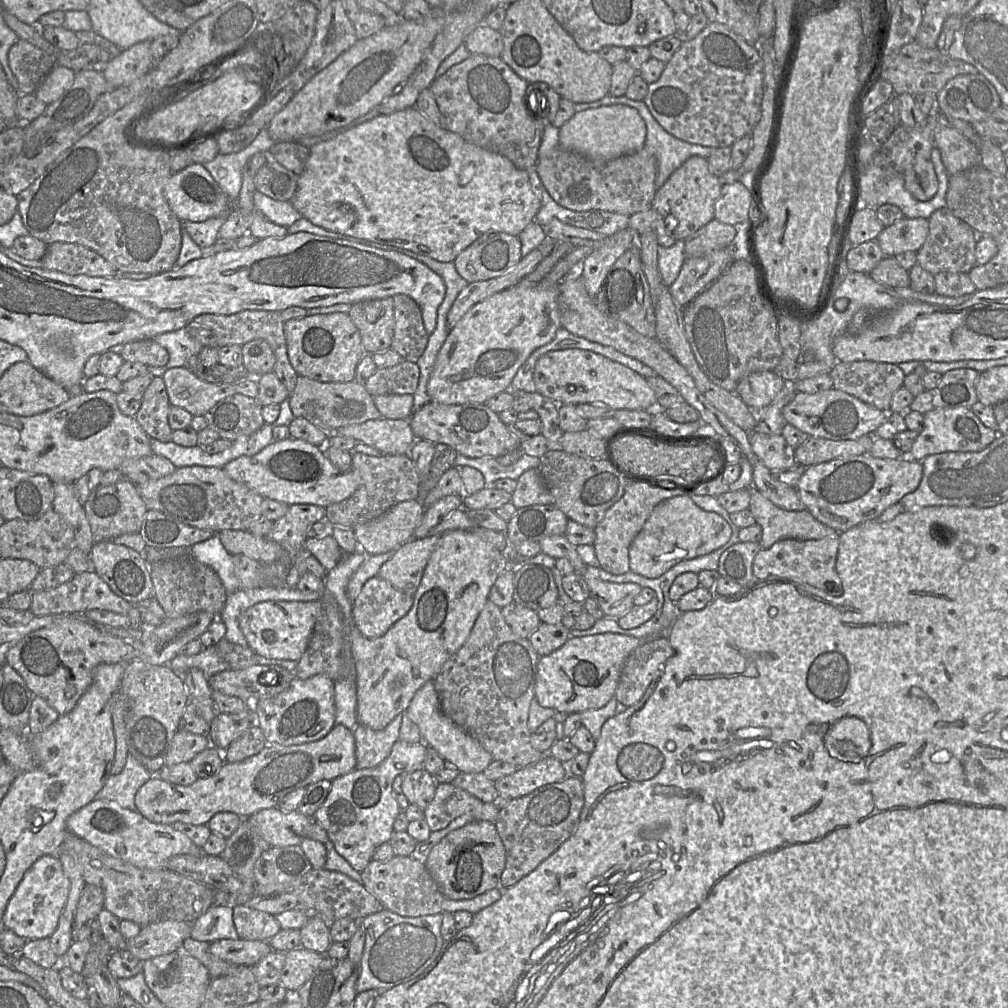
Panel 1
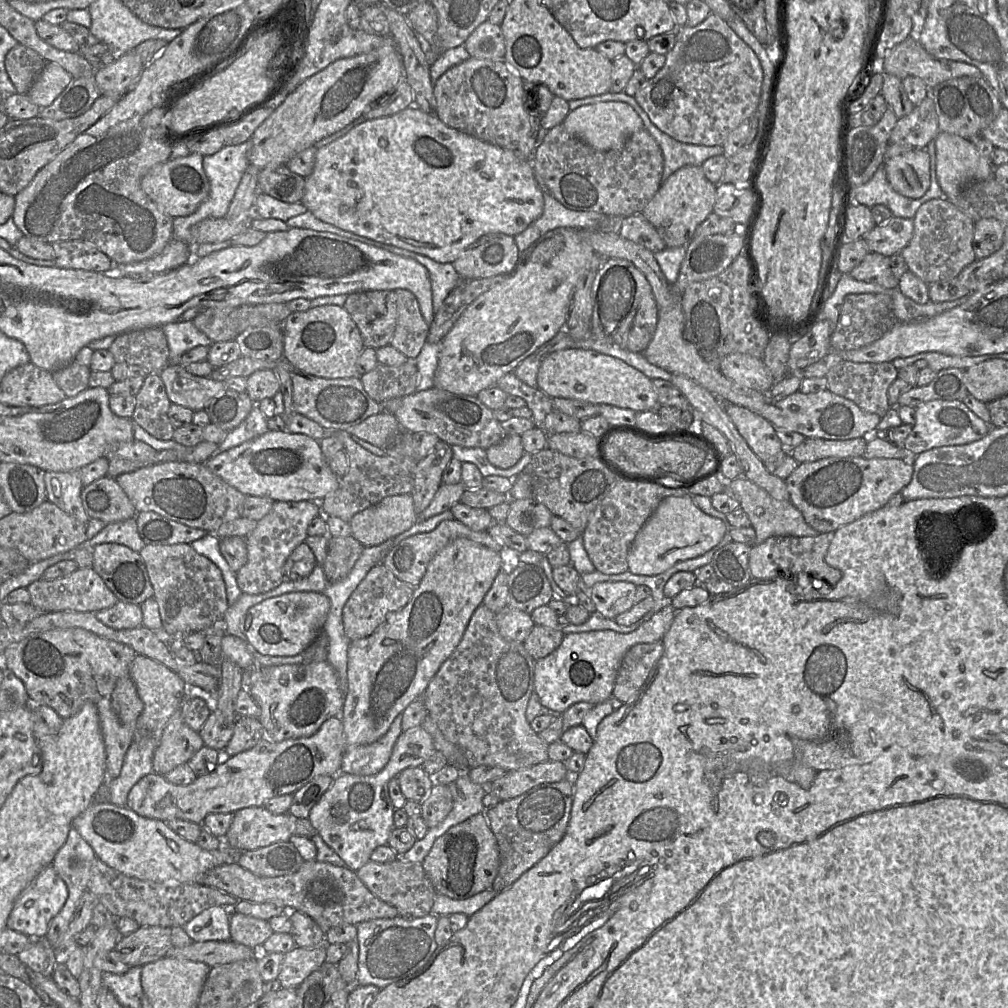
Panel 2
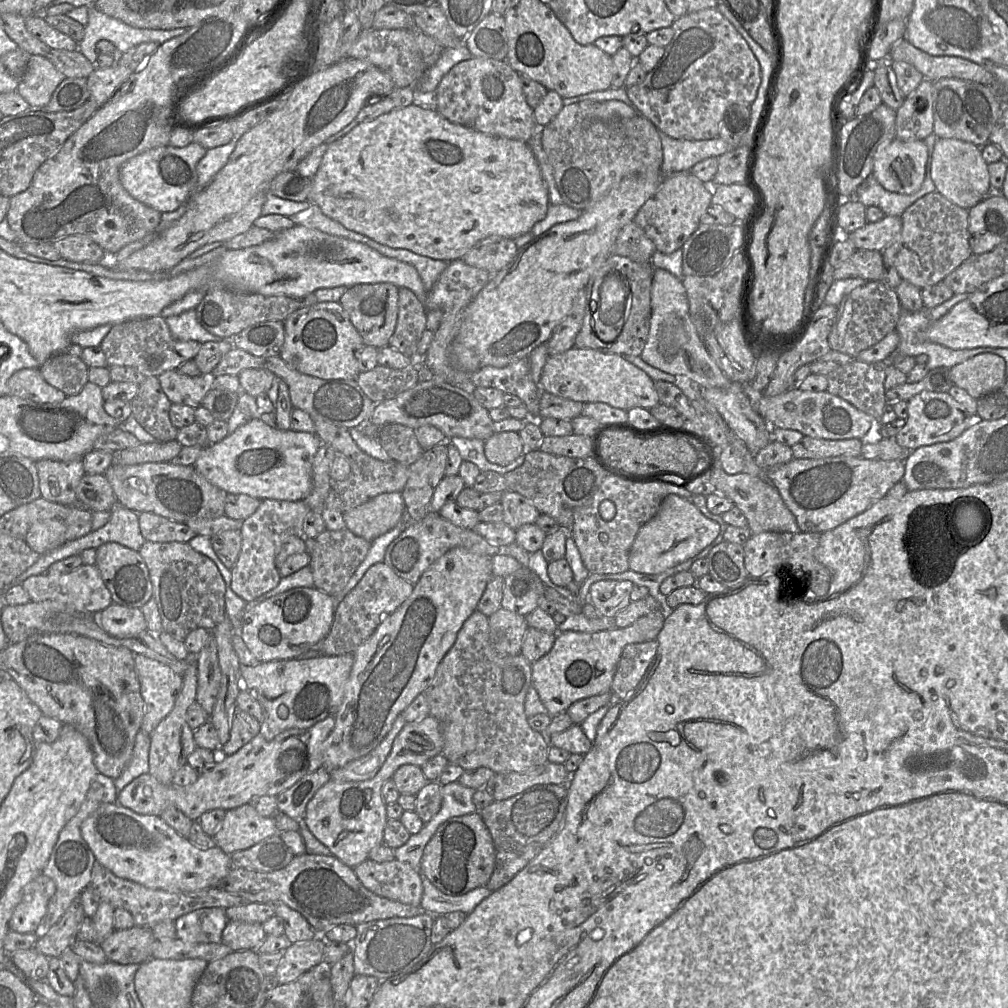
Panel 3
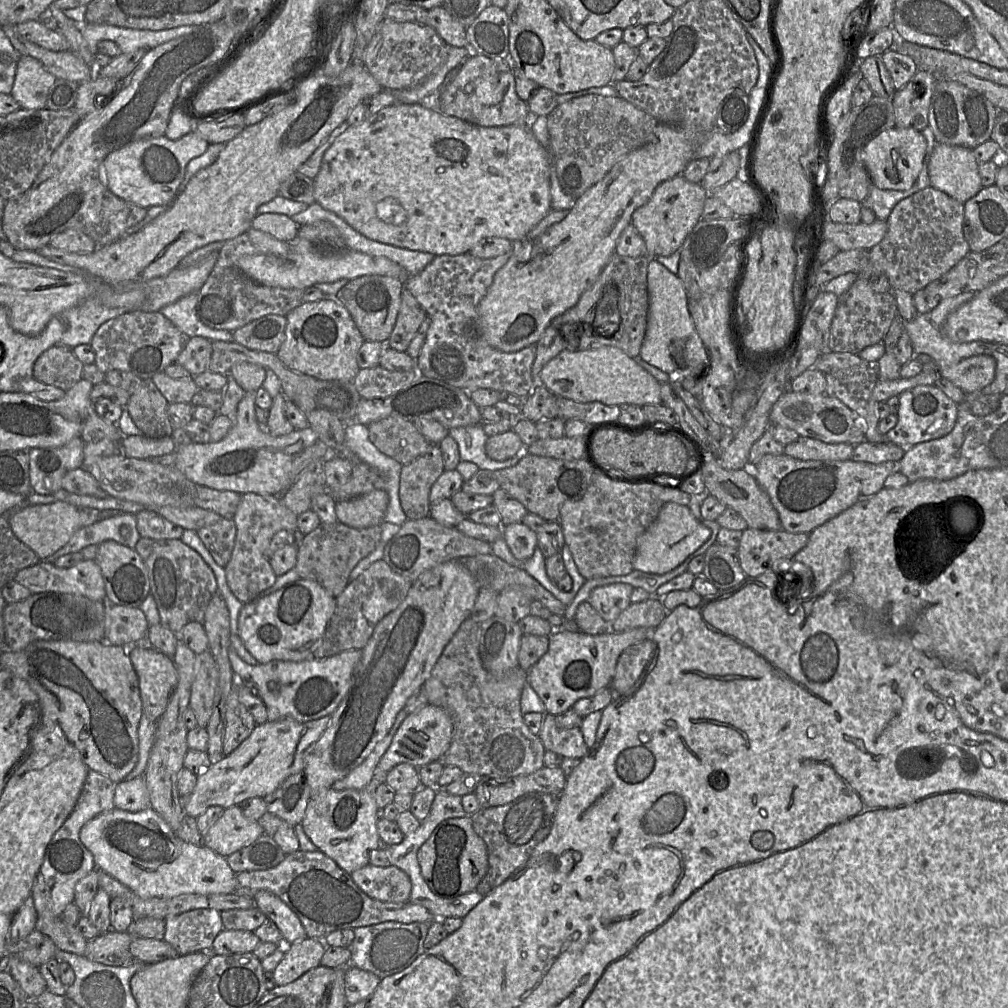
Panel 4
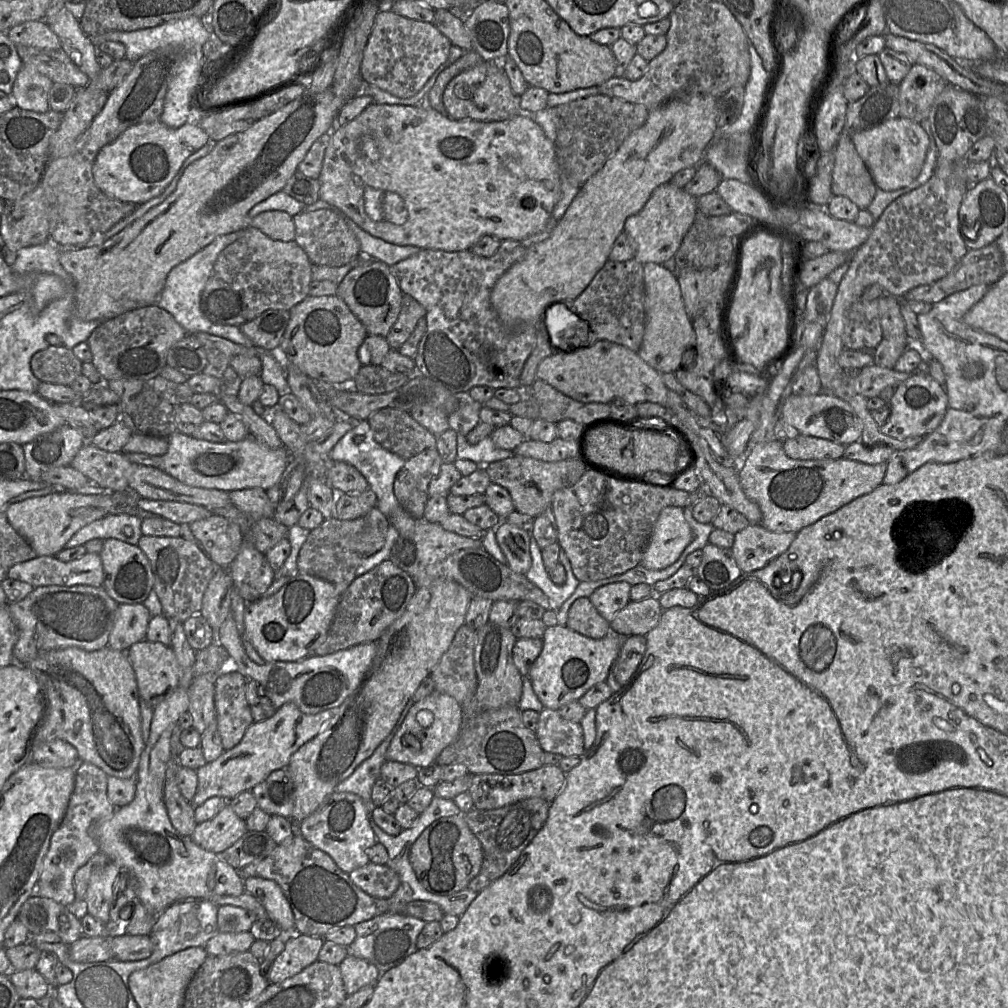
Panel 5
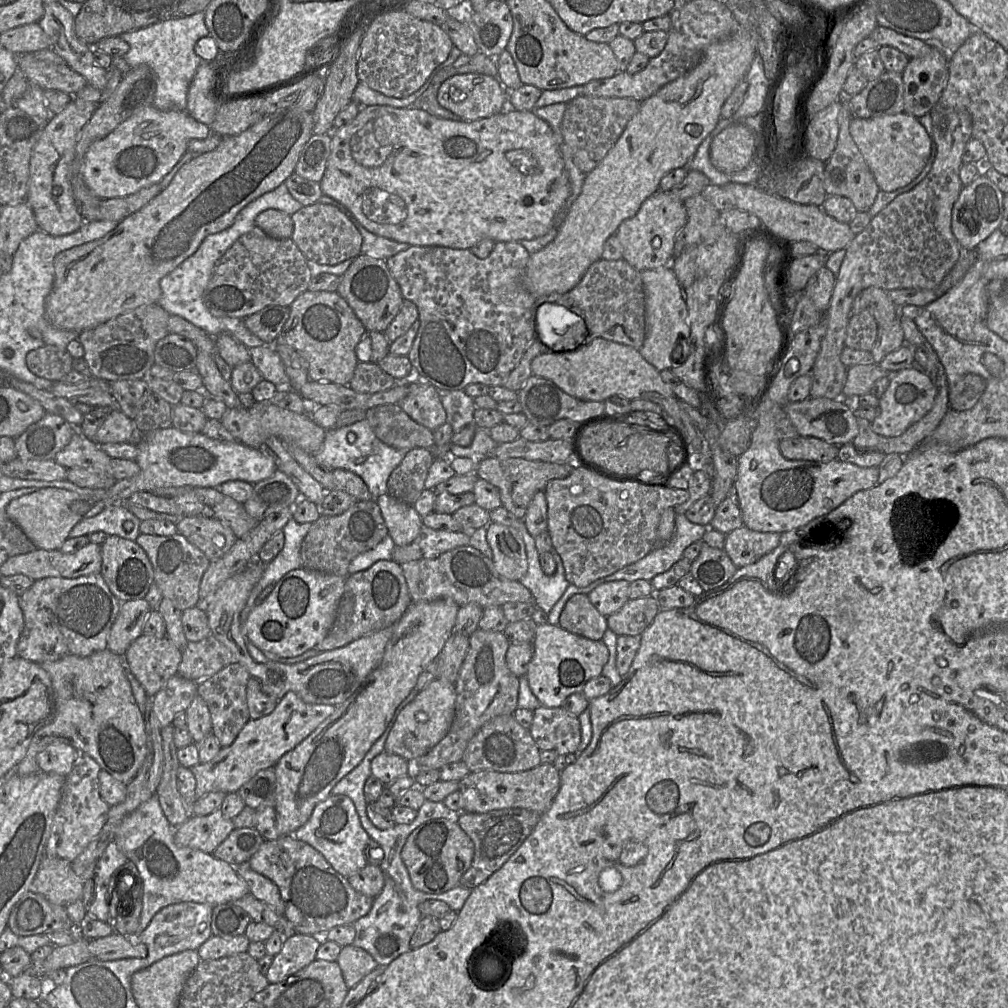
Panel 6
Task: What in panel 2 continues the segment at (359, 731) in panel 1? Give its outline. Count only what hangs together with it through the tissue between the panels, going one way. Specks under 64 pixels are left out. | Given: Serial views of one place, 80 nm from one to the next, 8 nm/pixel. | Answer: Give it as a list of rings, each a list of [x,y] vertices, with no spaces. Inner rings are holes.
[[[397,715],[388,731],[377,741],[367,745],[348,746],[342,759],[340,773],[369,776],[378,773],[387,764],[399,735],[402,716]]]

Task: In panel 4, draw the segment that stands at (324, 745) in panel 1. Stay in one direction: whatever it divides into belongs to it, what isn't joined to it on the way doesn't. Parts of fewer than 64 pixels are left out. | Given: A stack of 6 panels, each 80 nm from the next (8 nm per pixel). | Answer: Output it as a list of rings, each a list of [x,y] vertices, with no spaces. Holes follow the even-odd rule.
[[[331,716],[308,722],[298,722],[293,718],[256,725],[251,735],[233,752],[218,762],[211,764],[197,775],[192,793],[182,798],[182,807],[186,815],[197,818],[210,806],[230,808],[246,799],[261,797],[273,793],[288,777],[302,773],[304,754],[309,746],[319,740],[326,730]],[[144,777],[118,782],[115,788],[114,805],[118,809],[130,812],[138,812],[151,807]]]

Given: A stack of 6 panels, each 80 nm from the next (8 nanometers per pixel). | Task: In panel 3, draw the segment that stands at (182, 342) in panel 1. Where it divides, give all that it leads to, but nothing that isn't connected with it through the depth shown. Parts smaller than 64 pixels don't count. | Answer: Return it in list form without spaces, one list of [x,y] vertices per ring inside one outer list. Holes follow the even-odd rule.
[[[195,310],[180,315],[168,316],[165,321],[172,336],[179,341],[197,341],[201,344],[209,341],[230,341],[209,333],[196,319]]]

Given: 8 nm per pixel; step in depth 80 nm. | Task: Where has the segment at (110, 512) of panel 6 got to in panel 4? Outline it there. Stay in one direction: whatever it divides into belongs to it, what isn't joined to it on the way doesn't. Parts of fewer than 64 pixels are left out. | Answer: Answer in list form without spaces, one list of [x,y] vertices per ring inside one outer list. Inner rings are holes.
[[[123,513],[114,517],[100,519],[89,526],[81,527],[66,545],[43,561],[54,563],[61,556],[79,552],[89,545],[99,545],[106,540],[113,540],[121,545],[135,549],[140,538],[136,516],[131,513]],[[122,526],[128,526],[130,529],[128,539],[123,538],[120,534]]]

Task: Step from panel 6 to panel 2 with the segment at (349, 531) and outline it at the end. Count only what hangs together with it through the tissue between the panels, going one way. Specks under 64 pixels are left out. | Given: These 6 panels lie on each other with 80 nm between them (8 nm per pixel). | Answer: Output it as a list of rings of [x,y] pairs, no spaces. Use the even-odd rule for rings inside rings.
[[[353,536],[330,537],[322,565],[328,584],[345,578],[361,556],[364,546]]]

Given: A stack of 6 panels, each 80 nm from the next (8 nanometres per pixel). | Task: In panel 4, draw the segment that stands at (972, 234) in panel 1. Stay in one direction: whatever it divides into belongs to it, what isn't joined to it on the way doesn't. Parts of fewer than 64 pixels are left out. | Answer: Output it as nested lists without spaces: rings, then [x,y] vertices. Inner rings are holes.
[[[931,185],[899,201],[887,224],[884,238],[869,250],[869,263],[858,278],[869,280],[872,275],[884,274],[892,291],[915,294],[947,273],[971,251],[964,234],[964,204]]]

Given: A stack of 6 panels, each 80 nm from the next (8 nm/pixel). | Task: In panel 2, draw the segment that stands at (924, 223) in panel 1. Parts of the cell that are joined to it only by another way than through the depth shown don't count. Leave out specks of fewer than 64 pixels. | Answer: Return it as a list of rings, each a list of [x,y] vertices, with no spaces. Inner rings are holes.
[[[893,216],[887,223],[877,225],[873,230],[863,236],[871,252],[892,257],[899,254],[910,242],[914,231],[913,219]]]

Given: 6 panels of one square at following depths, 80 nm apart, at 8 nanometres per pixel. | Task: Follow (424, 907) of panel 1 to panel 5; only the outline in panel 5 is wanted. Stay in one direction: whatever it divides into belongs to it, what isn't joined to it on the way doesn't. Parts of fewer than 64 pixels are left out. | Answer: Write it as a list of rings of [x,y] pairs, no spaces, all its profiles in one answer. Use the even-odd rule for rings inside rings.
[[[368,863],[349,873],[351,881],[376,898],[391,898],[400,886],[398,874],[387,865]]]

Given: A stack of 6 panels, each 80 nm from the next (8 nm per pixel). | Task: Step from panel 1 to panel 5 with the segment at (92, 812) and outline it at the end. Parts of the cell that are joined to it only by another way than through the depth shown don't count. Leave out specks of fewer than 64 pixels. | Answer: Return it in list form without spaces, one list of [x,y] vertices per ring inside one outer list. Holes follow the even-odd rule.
[[[178,686],[153,708],[150,735],[134,778],[137,783],[134,800],[116,809],[110,818],[92,829],[100,851],[137,884],[138,900],[155,918],[175,903],[221,896],[237,897],[246,892],[238,870],[174,829],[163,801],[167,763],[171,758],[171,734],[179,717],[188,711],[189,697],[189,689]]]

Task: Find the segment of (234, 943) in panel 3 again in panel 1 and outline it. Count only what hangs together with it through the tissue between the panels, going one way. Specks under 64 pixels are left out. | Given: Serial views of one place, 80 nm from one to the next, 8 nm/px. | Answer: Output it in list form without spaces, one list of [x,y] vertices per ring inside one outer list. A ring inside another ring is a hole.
[[[234,904],[232,912],[240,939],[269,942],[281,930],[275,916],[250,905]]]

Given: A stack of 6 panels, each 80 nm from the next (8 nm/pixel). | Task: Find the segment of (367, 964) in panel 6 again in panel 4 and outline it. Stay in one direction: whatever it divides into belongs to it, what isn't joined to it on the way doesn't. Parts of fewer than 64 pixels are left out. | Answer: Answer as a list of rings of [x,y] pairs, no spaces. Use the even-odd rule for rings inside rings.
[[[353,965],[345,966],[345,997],[350,1005],[368,1000],[381,979],[374,973],[359,969]]]

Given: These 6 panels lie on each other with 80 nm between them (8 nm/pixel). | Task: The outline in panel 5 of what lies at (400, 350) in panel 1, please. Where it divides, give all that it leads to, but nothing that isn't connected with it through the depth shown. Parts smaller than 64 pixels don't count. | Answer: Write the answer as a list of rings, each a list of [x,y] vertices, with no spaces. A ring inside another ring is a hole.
[[[403,295],[398,318],[385,337],[390,348],[398,351],[414,331],[418,321],[425,317],[424,307],[409,295]]]

